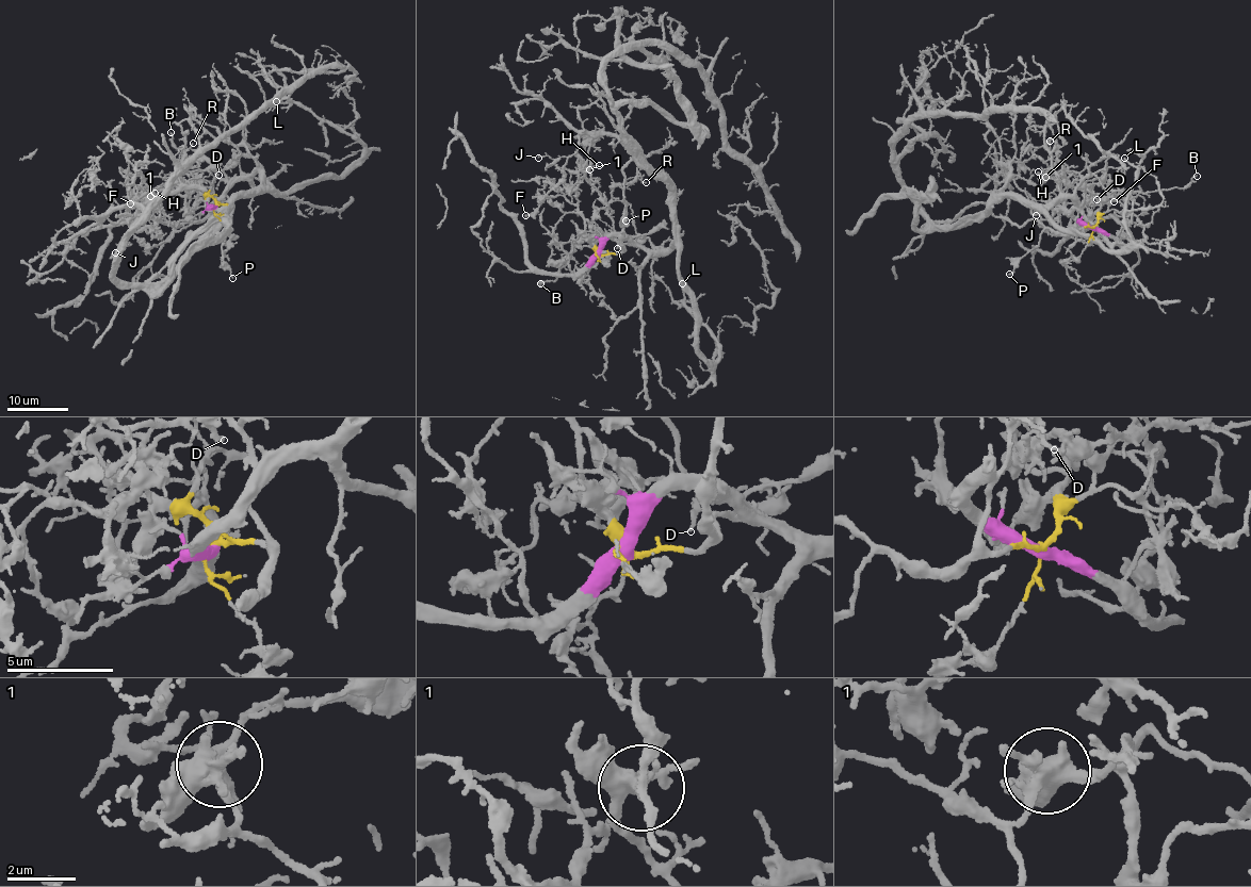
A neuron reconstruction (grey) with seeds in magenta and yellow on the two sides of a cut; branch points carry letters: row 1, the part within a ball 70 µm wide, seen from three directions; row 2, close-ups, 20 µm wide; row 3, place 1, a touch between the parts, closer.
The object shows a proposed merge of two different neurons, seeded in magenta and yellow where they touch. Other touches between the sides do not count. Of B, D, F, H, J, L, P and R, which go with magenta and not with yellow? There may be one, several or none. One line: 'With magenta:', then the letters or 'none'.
With magenta: J, L

